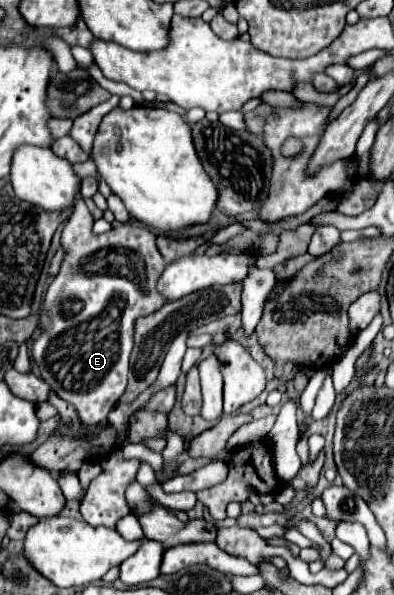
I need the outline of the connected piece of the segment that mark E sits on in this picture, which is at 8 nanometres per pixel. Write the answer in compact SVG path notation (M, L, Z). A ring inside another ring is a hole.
M77 192L77 204L69 216L63 234L61 246L65 258L59 274L49 284L39 316L41 334L31 342L31 362L39 368L41 380L45 380L51 390L73 404L79 412L83 424L99 424L107 418L109 410L117 404L127 386L129 372L129 354L133 350L133 328L135 320L157 312L167 300L157 290L157 280L163 274L167 262L155 246L157 234L143 226L123 224L105 234L93 234L93 216L89 214L81 192ZM63 300L73 300L79 304L77 312L63 312Z

